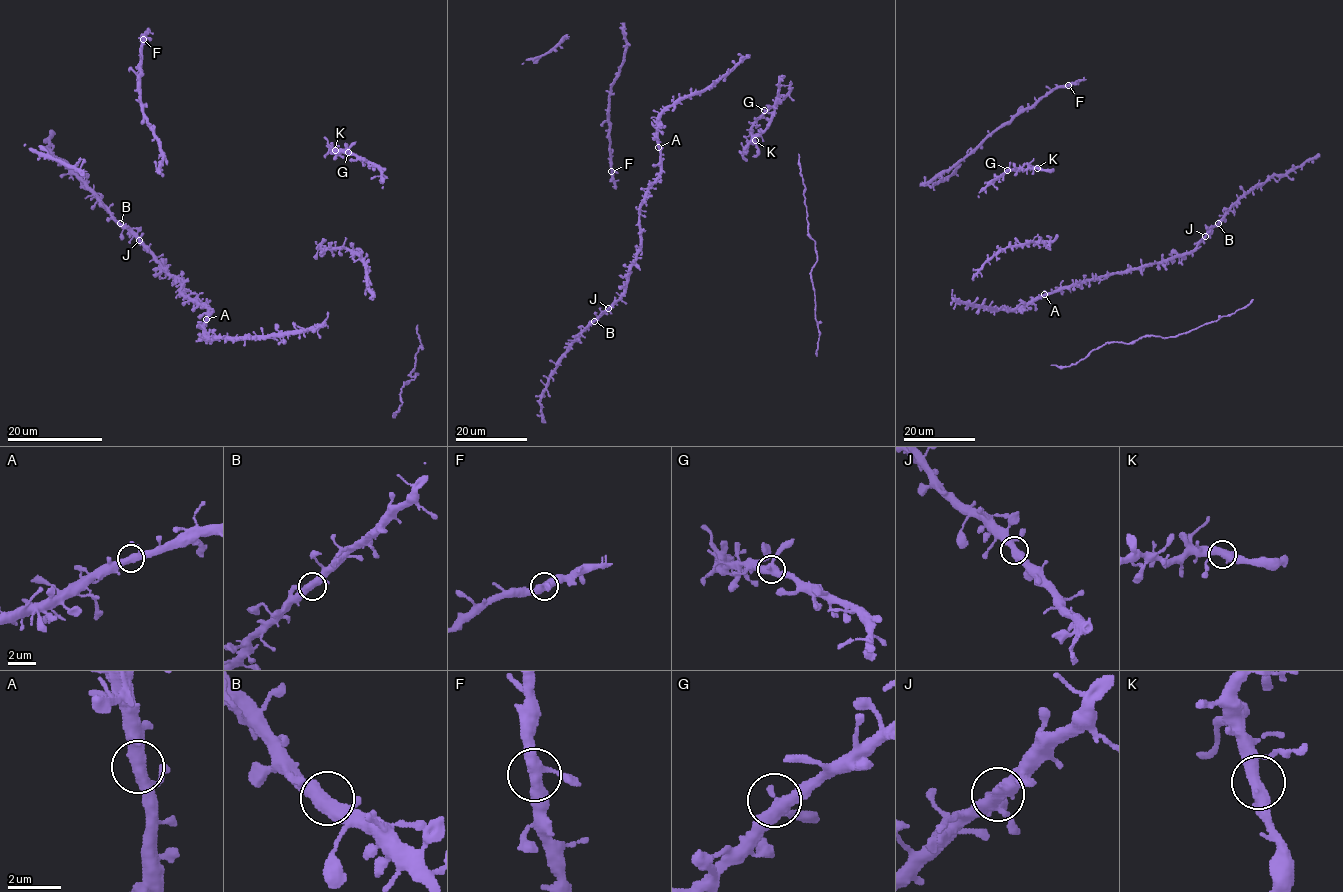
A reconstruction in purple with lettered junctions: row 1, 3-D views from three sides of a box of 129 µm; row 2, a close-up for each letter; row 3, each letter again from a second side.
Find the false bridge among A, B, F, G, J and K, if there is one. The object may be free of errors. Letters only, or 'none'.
none

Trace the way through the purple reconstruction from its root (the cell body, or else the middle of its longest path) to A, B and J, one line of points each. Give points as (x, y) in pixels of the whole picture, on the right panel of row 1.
A: (957, 302), (1010, 310), (1027, 306), (1044, 294)
B: (957, 302), (991, 309), (1027, 306), (1044, 295), (1086, 280), (1126, 273), (1189, 253), (1218, 223)
J: (957, 302), (991, 309), (1027, 306), (1044, 295), (1086, 280), (1126, 273), (1185, 255), (1205, 236)

